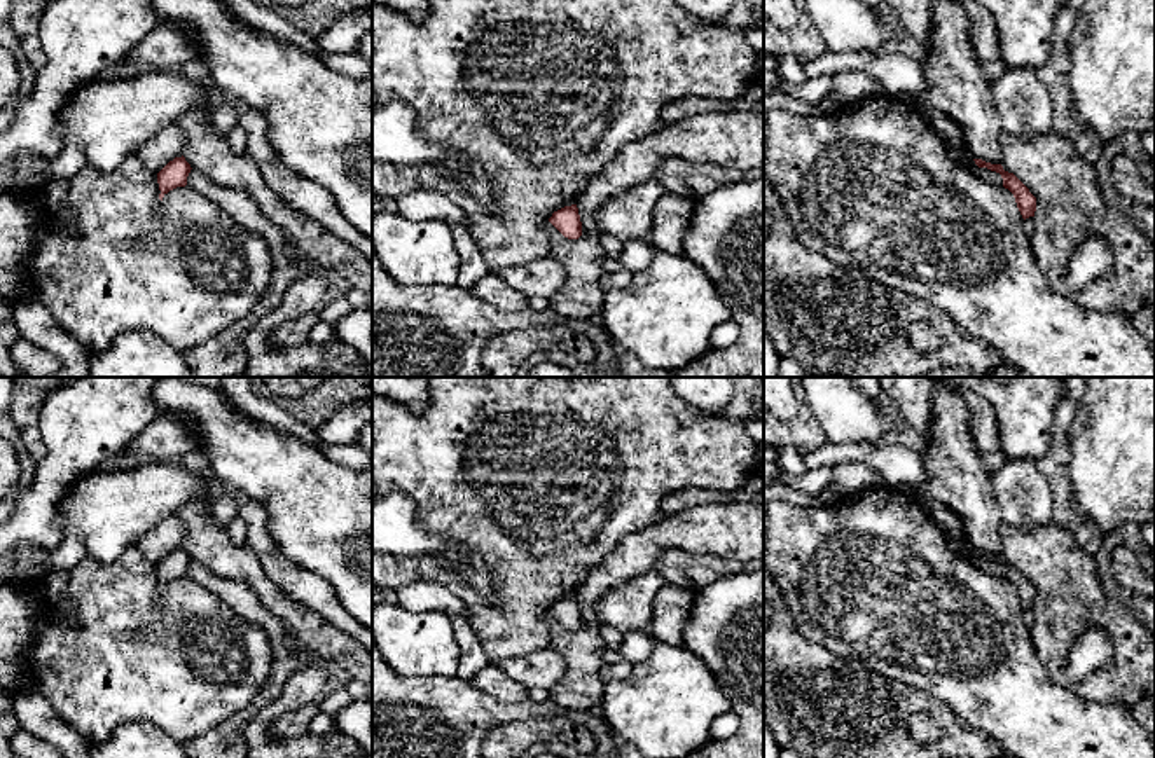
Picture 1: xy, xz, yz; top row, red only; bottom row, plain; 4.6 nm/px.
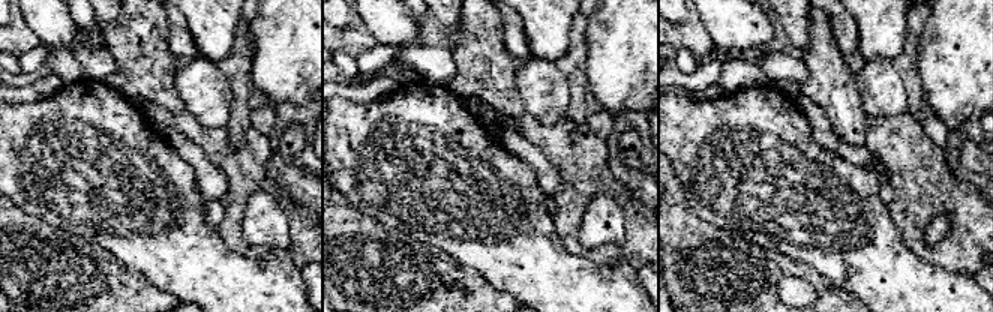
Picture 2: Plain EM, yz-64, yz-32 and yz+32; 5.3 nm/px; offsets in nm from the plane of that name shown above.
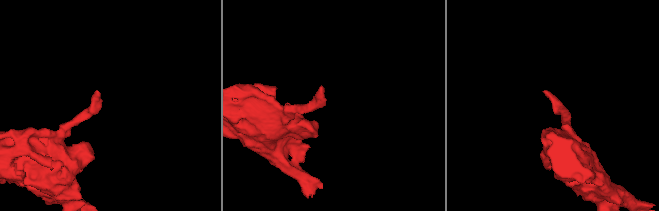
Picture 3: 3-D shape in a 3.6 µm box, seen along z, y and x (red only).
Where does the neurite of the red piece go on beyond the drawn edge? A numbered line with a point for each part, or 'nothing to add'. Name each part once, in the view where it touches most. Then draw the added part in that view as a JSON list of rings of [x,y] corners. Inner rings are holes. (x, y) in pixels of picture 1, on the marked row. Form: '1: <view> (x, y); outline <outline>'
nothing to add

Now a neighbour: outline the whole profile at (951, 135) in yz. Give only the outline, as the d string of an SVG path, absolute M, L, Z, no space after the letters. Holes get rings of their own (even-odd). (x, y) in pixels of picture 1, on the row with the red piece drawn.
M923 108L921 112L924 119L935 127L938 136L944 140L952 162L973 171L977 176L994 187L1003 187L1003 178L999 173L991 171L987 168L979 168L975 164L973 157L966 152L959 127L949 117L931 108Z

